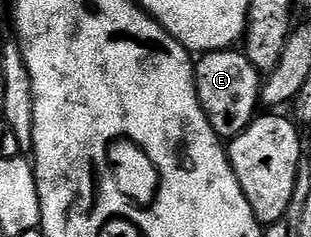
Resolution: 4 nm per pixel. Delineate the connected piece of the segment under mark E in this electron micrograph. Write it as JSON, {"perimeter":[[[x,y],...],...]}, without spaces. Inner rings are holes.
{"perimeter":[[[230,48],[202,53],[196,59],[193,75],[201,107],[211,124],[211,128],[215,128],[215,132],[222,140],[238,138],[253,123],[254,118],[258,117],[259,109],[257,110],[257,106],[259,107],[261,102],[262,71],[257,70],[255,64],[251,64],[251,60],[240,49]]]}

